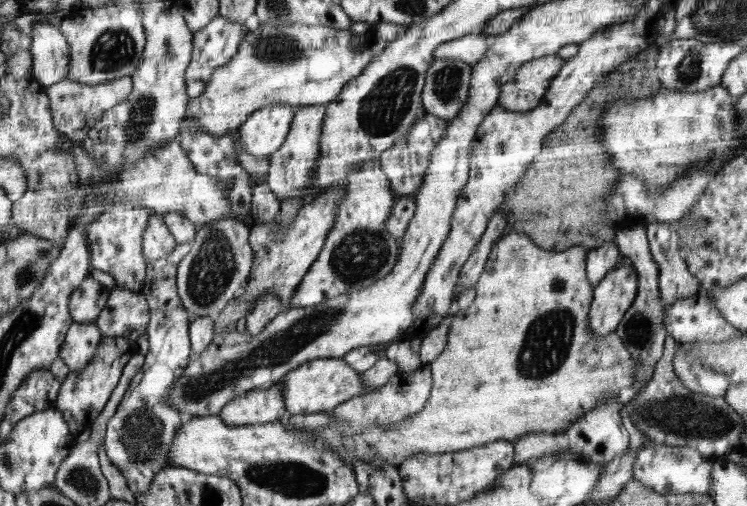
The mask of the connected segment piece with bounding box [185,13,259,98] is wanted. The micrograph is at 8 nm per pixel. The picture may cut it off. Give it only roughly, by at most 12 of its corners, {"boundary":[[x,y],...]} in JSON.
{"boundary":[[256,13],[244,24],[217,14],[193,33],[185,70],[189,98],[233,60]]}

